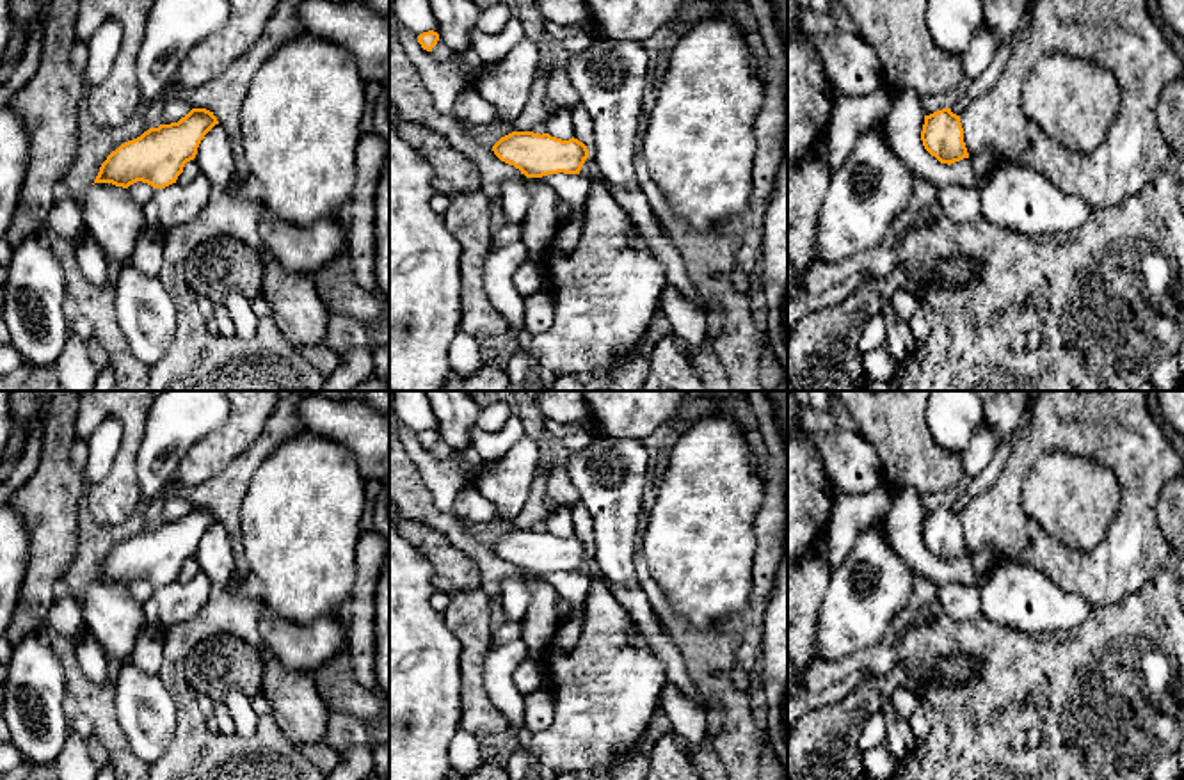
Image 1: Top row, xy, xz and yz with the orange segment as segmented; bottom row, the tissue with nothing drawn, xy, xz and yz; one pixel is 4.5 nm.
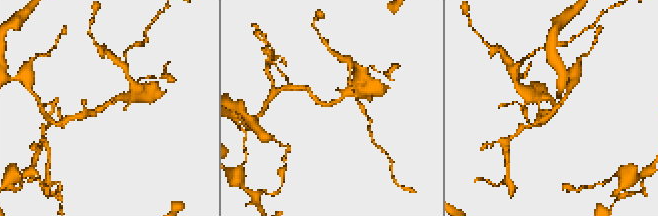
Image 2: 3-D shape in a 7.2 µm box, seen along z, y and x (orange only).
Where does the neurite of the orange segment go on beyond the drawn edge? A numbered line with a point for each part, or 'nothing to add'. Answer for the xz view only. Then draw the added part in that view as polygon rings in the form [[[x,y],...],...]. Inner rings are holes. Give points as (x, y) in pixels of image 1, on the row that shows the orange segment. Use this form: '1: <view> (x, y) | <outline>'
nothing to add

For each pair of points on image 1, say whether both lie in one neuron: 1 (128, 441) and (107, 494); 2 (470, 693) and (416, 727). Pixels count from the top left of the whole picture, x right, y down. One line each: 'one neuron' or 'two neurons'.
1: one neuron
2: two neurons

